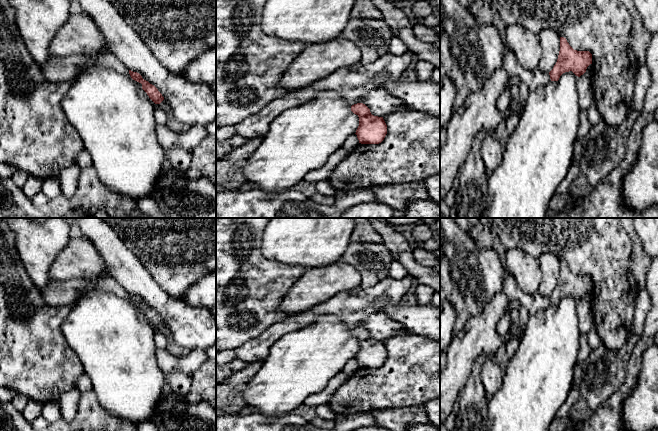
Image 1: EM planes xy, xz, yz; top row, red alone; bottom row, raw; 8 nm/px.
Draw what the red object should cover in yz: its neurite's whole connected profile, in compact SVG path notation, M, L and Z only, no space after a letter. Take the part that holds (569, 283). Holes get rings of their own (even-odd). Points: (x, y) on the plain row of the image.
M560 261L560 275L553 293L549 297L535 294L526 294L518 286L515 278L510 275L505 278L503 292L510 301L524 307L529 316L536 314L539 310L546 310L550 305L558 305L560 300L572 295L580 301L586 296L587 291L592 288L592 278L589 275L574 274L566 262Z

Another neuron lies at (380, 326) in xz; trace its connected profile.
M381 311L369 315L362 321L360 327L365 328L371 338L378 341L384 341L398 332L407 330L402 324Z

